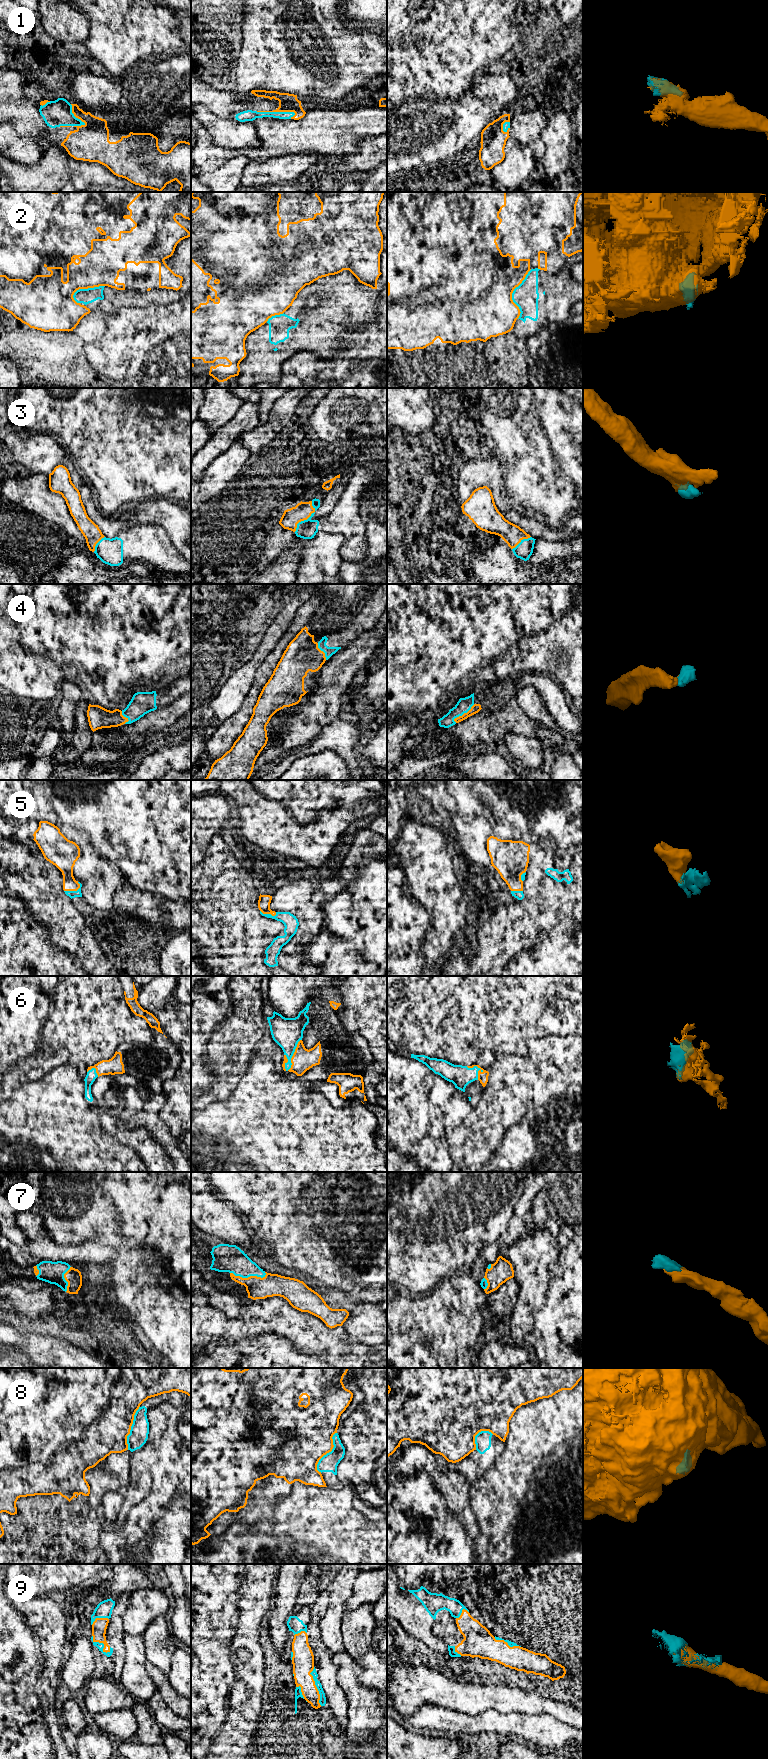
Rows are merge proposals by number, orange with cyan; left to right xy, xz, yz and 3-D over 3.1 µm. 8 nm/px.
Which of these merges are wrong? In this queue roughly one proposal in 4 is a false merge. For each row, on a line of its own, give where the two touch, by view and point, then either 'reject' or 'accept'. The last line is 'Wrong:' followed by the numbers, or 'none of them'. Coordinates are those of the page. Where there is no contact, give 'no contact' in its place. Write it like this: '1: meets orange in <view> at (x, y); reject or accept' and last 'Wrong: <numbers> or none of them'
1: meets orange in xz at (276, 111); accept
2: meets orange in yz at (511, 294); reject
3: meets orange in xz at (307, 518); accept
4: meets orange in yz at (464, 713); accept
5: meets orange in xy at (73, 890); accept
6: meets orange in xz at (292, 1056); accept
7: meets orange in xz at (248, 1277); accept
8: meets orange in xz at (328, 1452); reject
9: meets orange in xz at (315, 1686); accept
Wrong: 2, 8

